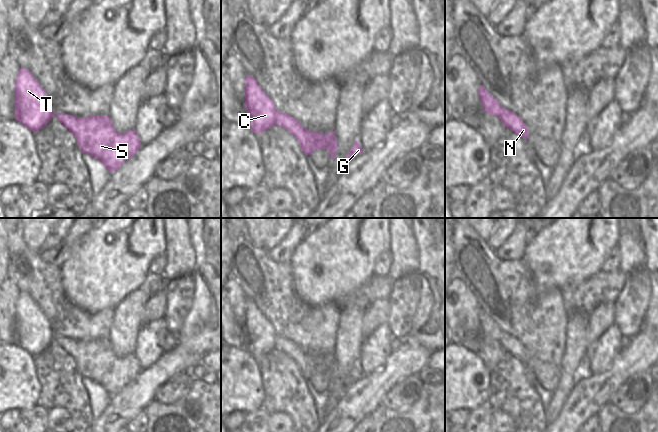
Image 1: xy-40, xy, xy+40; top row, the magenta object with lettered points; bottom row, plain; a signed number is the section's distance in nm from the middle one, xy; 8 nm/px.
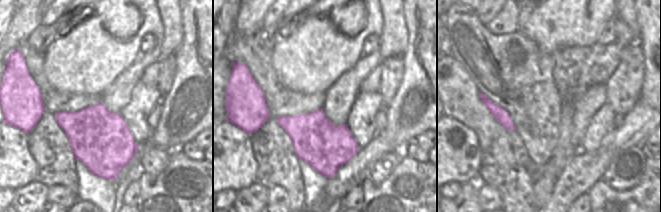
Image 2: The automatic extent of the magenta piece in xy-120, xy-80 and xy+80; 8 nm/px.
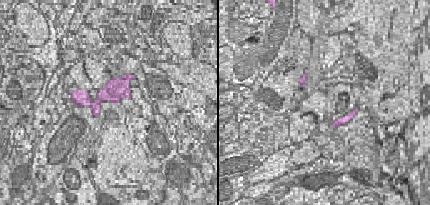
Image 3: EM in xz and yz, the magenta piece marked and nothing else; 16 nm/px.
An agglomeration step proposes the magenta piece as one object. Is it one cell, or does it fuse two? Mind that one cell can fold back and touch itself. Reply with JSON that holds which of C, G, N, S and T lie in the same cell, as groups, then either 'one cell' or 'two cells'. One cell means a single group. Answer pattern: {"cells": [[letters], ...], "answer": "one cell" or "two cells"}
{"cells": [["C", "T"], ["G", "N", "S"]], "answer": "two cells"}

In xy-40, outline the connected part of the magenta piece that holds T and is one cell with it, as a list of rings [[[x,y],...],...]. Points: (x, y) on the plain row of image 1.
[[[21,291],[15,304],[15,343],[36,357],[55,339],[53,330],[37,303]]]

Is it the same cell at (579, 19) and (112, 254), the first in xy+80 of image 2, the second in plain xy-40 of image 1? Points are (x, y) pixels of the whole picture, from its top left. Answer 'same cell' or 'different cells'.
same cell

